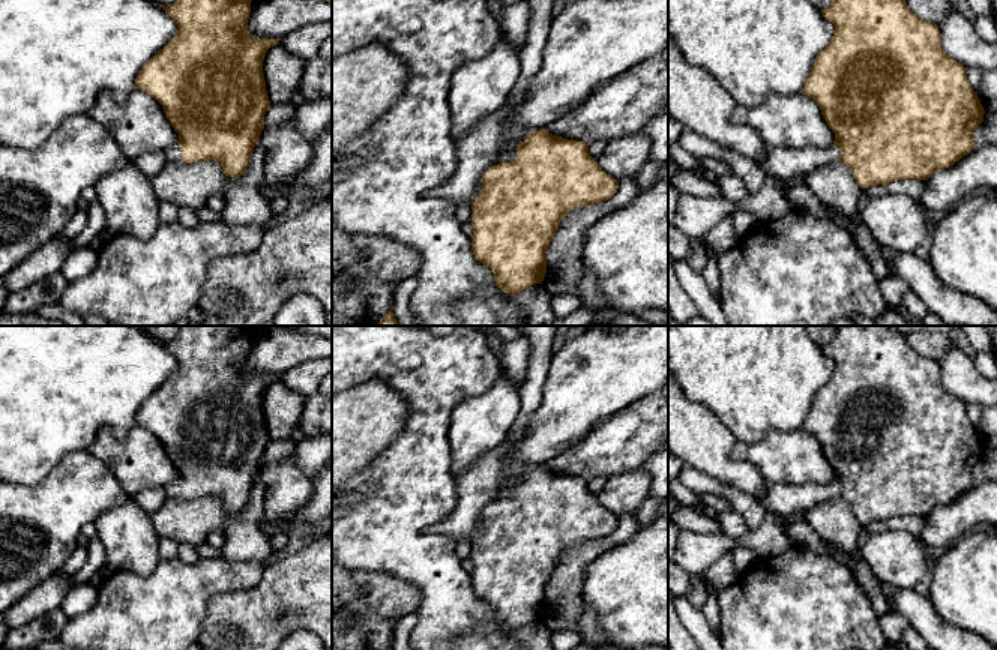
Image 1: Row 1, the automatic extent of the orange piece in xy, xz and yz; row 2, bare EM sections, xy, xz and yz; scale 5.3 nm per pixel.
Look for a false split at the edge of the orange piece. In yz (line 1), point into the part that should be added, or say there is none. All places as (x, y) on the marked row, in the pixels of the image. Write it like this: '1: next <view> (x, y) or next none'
1: next yz (781, 162)

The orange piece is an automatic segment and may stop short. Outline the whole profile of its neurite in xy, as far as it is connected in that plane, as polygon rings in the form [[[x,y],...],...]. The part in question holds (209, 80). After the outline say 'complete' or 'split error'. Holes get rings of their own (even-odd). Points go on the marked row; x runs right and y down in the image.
[[[176,0],[173,5],[159,5],[177,24],[177,35],[167,44],[161,51],[158,51],[140,71],[135,78],[135,87],[146,92],[152,98],[155,98],[164,108],[165,117],[170,120],[174,131],[179,134],[179,141],[176,146],[167,149],[165,158],[167,161],[176,162],[200,162],[200,161],[215,161],[219,162],[222,171],[230,177],[240,177],[246,168],[249,167],[251,156],[255,144],[260,141],[261,131],[264,129],[264,114],[270,107],[270,101],[266,90],[266,81],[263,77],[263,60],[267,50],[276,44],[279,39],[260,39],[252,36],[248,32],[248,20],[251,14],[251,2],[252,0]]]; split error

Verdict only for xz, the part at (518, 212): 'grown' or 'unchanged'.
grown

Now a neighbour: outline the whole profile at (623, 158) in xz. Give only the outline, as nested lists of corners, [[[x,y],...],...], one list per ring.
[[[643,134],[620,137],[605,143],[602,155],[596,159],[598,167],[614,177],[637,180],[638,173],[650,159],[650,140]]]

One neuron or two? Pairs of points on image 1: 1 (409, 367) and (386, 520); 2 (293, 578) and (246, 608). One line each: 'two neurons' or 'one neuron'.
1: one neuron
2: one neuron

